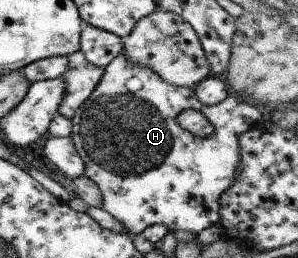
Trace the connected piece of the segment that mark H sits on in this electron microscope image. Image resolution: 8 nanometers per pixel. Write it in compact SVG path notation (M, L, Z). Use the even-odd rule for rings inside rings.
M122 50L103 68L102 76L99 83L94 87L90 96L74 111L70 129L70 140L73 142L74 148L78 156L82 159L84 165L83 175L88 177L99 190L101 201L98 208L106 211L114 220L117 220L125 230L132 236L142 232L151 224L161 224L168 231L186 230L198 234L206 228L215 227L219 219L217 210L219 207L219 196L232 184L235 178L235 171L239 164L239 136L249 128L252 128L257 122L262 120L261 112L252 104L244 102L236 94L229 93L228 96L216 105L204 106L193 93L193 87L179 87L168 84L162 80L160 76L150 70L147 66L132 65L125 57L125 50ZM186 109L192 109L201 112L204 118L212 125L213 131L206 138L194 136L188 131L182 130L181 126L176 122L176 115Z

